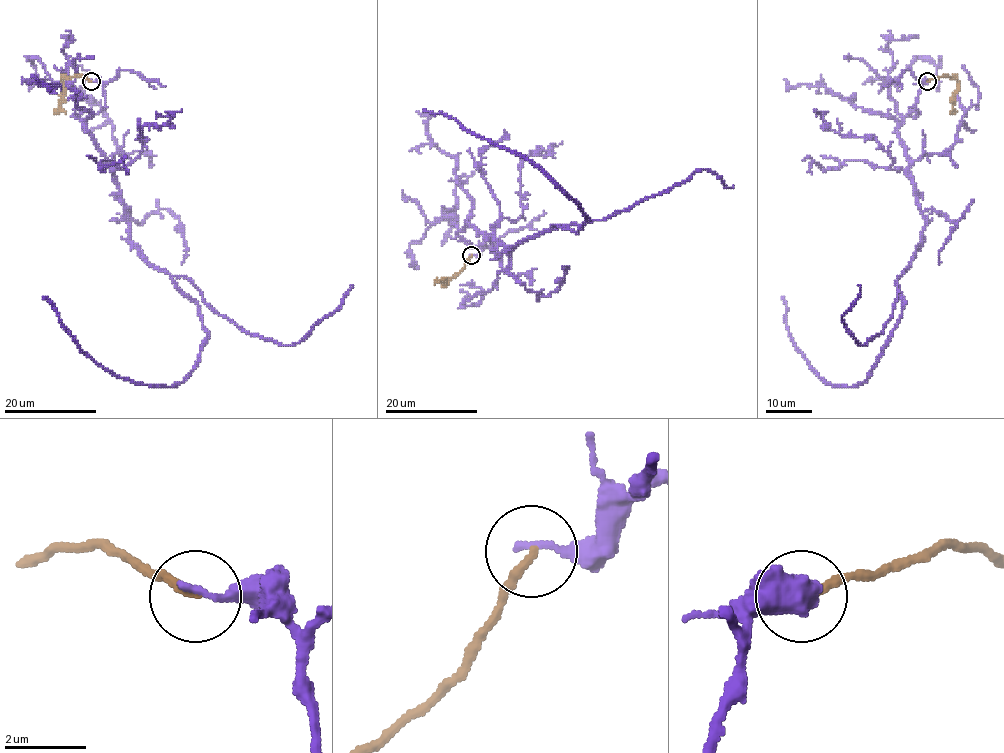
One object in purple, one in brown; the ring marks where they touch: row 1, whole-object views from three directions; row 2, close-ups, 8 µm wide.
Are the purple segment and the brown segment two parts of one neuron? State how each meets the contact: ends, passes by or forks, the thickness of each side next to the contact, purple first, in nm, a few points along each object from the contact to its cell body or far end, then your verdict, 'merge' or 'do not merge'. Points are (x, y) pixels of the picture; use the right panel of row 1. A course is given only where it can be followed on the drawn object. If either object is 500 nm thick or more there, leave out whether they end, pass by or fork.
purple ends; brown ends; calibres 200 and 200 nm; course purple (926, 81), (897, 130), (922, 240), (897, 278), (902, 314), (863, 381), (826, 383), (789, 334), (782, 296); course brown (928, 81), (943, 76), (956, 81), (959, 90), (951, 113); do not merge

